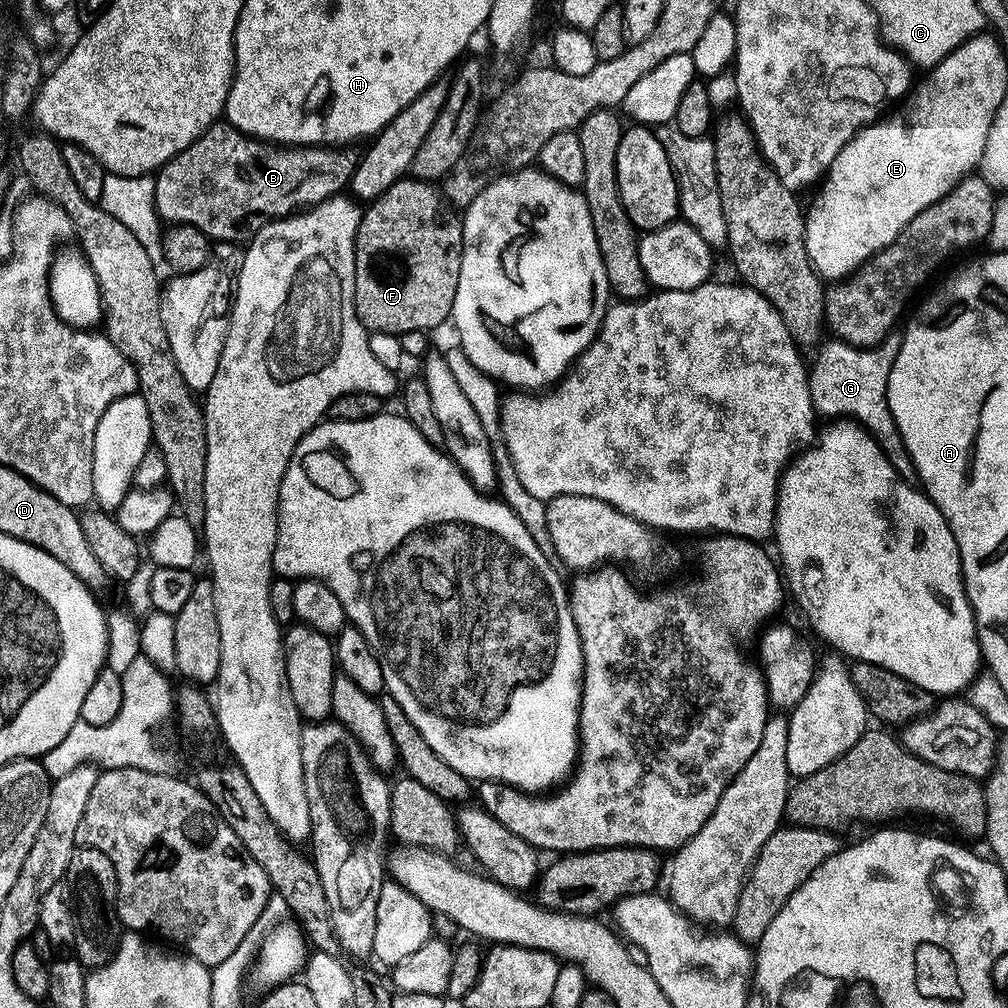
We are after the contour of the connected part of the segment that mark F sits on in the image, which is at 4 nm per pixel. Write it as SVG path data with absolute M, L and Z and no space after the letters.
M405 178L398 181L386 194L379 196L377 200L371 201L370 207L364 212L364 221L360 223L357 249L372 248L372 252L361 251L356 257L356 313L362 322L362 326L369 333L378 335L392 335L399 338L407 338L411 332L432 332L445 323L451 321L454 302L458 298L458 282L462 278L462 258L464 257L464 222L463 219L451 207L446 206L446 201L441 189L435 183L415 178Z

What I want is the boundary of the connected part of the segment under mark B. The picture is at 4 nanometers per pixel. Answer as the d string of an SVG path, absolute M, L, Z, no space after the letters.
M218 122L202 138L198 138L198 142L160 169L155 177L156 212L165 225L196 227L212 242L239 245L276 220L285 220L341 195L351 185L356 167L360 165L361 153L352 151L356 150L348 146L337 150L332 146L290 148L265 144L262 140L242 134L227 122Z

